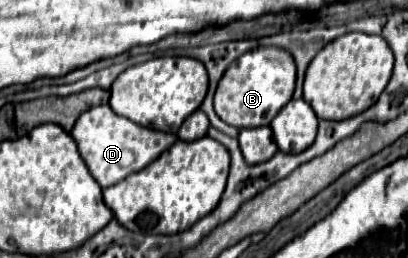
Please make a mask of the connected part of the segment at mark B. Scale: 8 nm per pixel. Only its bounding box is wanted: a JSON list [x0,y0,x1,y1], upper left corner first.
[214,47,296,129]

